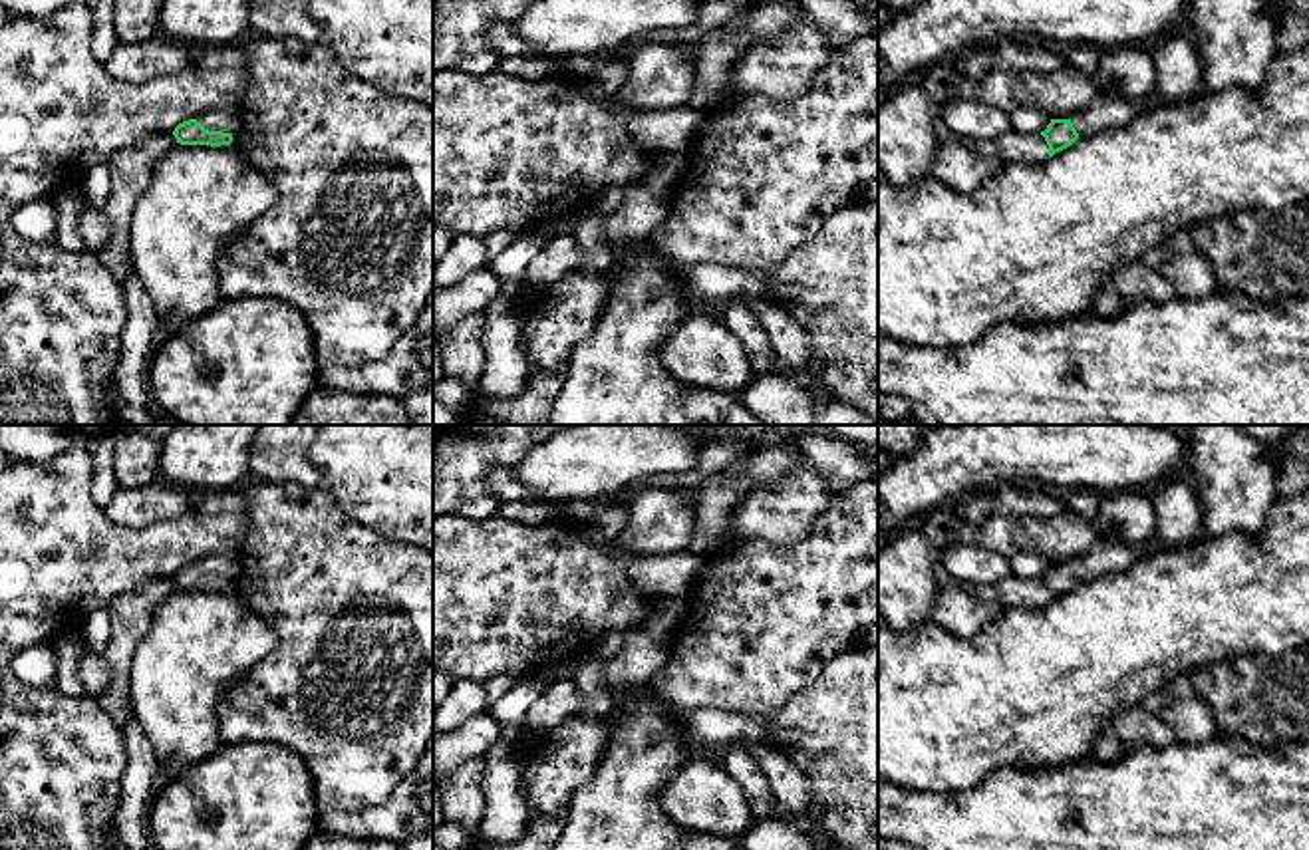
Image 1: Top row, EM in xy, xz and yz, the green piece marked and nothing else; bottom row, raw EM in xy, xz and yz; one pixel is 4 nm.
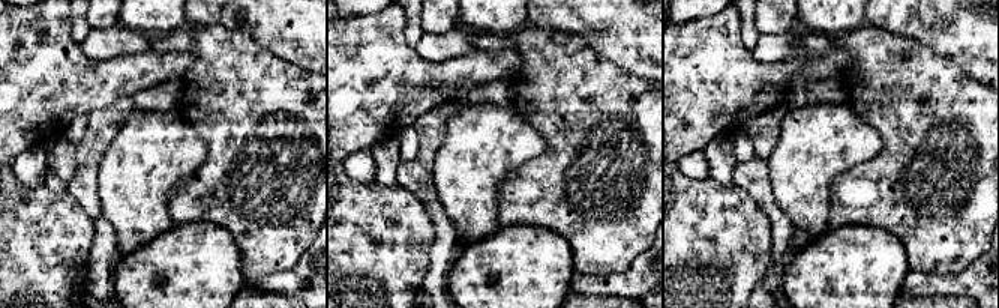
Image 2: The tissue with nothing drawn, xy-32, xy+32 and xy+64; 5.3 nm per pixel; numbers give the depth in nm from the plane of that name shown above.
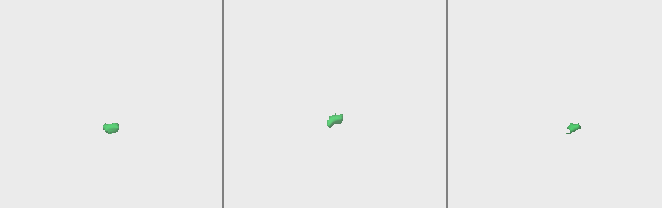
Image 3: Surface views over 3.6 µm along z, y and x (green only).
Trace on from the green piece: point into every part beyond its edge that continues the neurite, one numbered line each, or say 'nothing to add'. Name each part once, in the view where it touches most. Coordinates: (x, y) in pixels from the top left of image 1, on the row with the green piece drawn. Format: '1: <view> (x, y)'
1: xy (219, 120)
2: yz (1012, 147)

